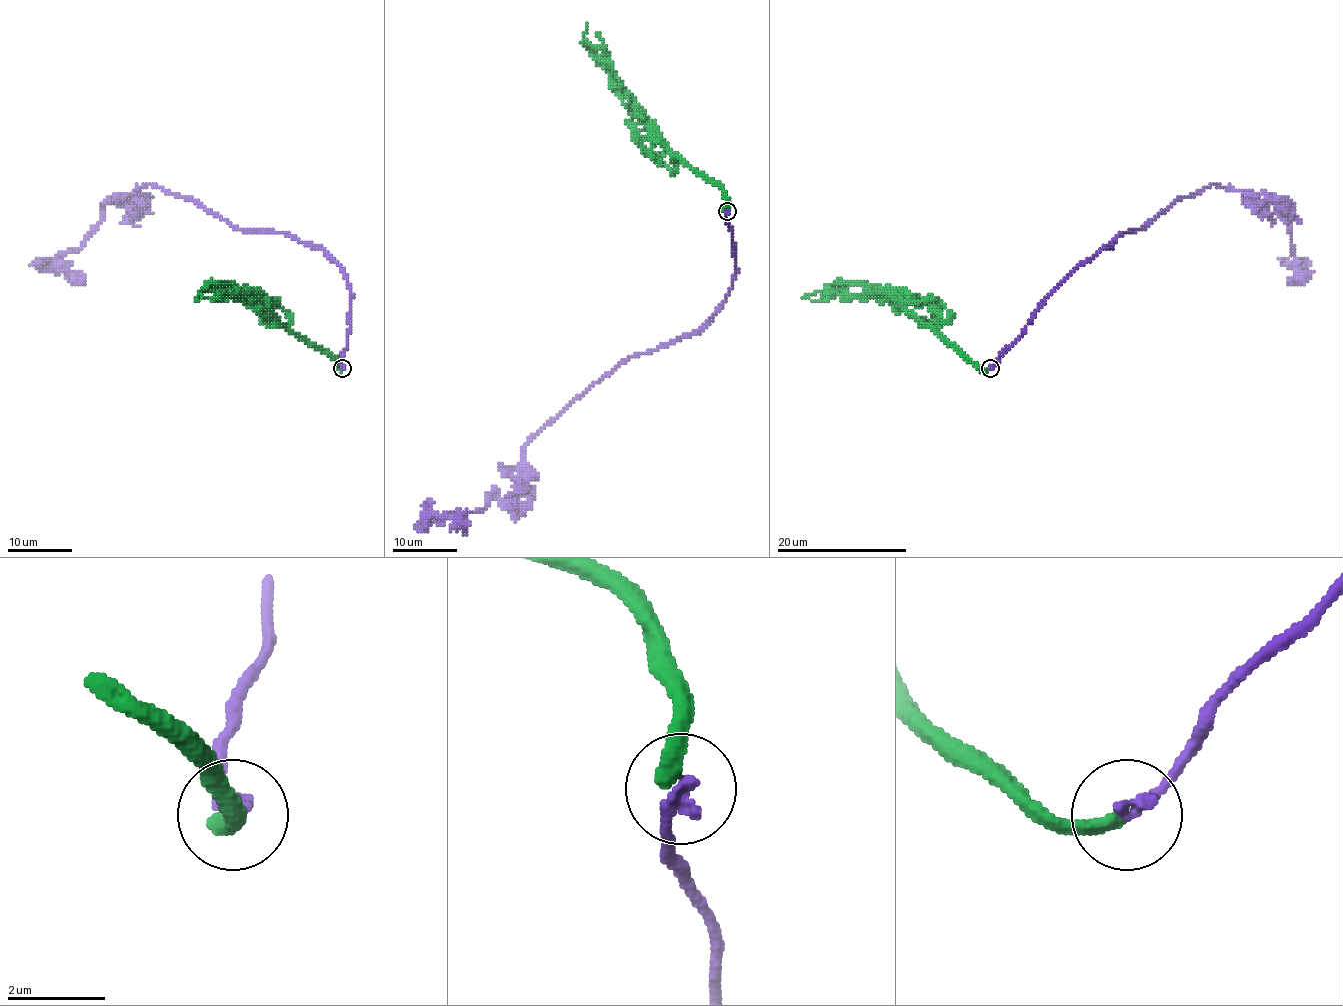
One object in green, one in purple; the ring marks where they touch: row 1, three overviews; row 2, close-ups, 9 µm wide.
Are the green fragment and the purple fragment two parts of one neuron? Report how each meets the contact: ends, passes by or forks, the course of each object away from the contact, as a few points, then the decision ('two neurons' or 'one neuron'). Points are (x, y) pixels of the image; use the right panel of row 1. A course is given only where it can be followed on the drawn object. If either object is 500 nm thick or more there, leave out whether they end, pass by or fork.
green ends; purple ends; course green (989, 368), (978, 369), (892, 297), (871, 293), (858, 284), (832, 284), (801, 298); course purple (990, 368), (1078, 267), (1122, 233), (1212, 185), (1277, 199), (1295, 269), (1303, 277), (1313, 272); two neurons

